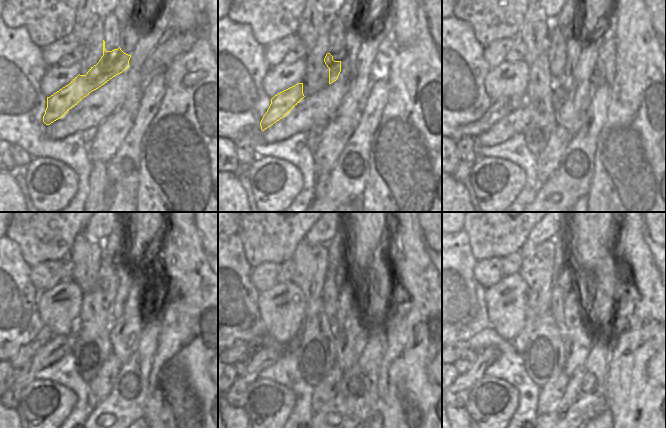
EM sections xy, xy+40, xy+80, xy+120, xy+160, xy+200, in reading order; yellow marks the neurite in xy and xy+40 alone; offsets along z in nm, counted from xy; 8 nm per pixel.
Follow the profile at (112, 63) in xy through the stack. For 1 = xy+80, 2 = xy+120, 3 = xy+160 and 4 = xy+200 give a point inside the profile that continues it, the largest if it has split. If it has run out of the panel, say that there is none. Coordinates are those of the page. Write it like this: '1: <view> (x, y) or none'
1: xy+80 (503, 106)
2: xy+120 (29, 350)
3: xy+160 (238, 351)
4: xy+200 (462, 346)

